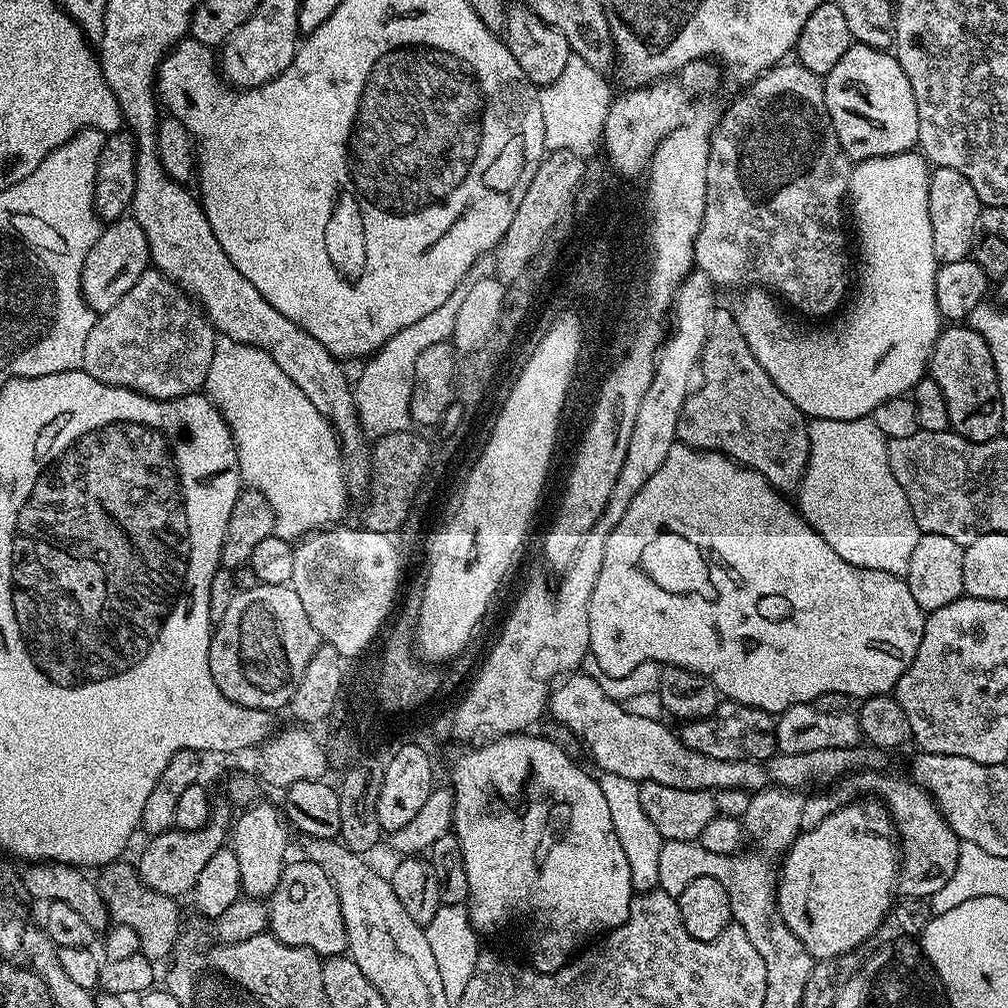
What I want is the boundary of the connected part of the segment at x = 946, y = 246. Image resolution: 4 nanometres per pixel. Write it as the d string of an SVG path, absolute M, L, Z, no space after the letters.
M949 168L931 169L928 177L928 205L930 206L930 234L934 234L934 258L940 264L962 262L972 255L972 243L978 226L982 201L966 174Z

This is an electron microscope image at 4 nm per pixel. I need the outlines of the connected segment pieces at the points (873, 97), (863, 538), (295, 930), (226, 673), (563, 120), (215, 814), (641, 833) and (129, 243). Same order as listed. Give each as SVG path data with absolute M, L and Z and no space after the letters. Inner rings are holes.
M856 42L823 77L824 101L828 117L832 120L834 134L840 148L849 161L859 162L875 156L893 156L899 152L911 152L918 144L918 106L914 102L914 90L910 90L910 78L902 70L891 51L871 48Z
M869 417L854 418L853 420L831 420L830 418L822 418L821 420L813 419L808 425L808 465L804 471L804 476L800 480L798 489L798 497L800 496L800 504L798 503L798 511L804 517L804 521L809 524L814 531L822 534L822 538L826 538L827 544L834 549L834 554L838 554L838 558L846 558L846 562L850 562L854 566L862 566L870 570L882 570L886 574L894 574L895 576L907 577L908 567L910 566L910 554L914 554L914 546L918 546L918 538L922 535L920 527L916 524L914 514L910 510L910 502L906 498L906 494L902 490L902 486L898 486L898 478L894 478L894 470L890 470L890 458L888 457L888 437L882 434L882 430L878 430L878 426Z
M306 858L285 863L278 886L267 897L268 928L284 944L314 950L322 958L341 955L348 947L342 906L326 870Z
M259 584L254 586L254 590L245 592L237 591L234 602L222 614L220 620L215 621L212 641L210 642L210 674L214 674L214 682L218 682L218 690L230 698L230 702L241 704L243 708L254 708L257 710L277 710L283 706L291 705L294 690L298 690L298 682L302 682L302 674L306 674L306 666L310 666L310 658L320 649L322 641L320 635L310 626L310 618L306 618L306 609L302 606L302 601L298 599L298 594L288 584Z
M574 54L569 58L566 70L562 70L554 82L540 88L545 149L585 154L601 143L608 108L614 99L614 91L604 81L604 76L601 69L590 66L586 58Z
M216 802L212 805L212 816L205 828L193 832L173 830L151 837L147 841L149 844L140 852L140 864L138 863L140 881L158 894L166 894L173 898L187 897L194 882L198 882L198 874L202 874L206 862L210 862L210 857L219 848L225 847L233 820L233 813L228 813L227 806Z
M604 772L599 777L602 795L610 805L610 818L614 821L614 834L618 834L618 842L622 842L622 851L626 853L626 862L630 862L630 878L632 887L637 893L651 892L658 885L658 854L662 850L665 839L658 834L654 822L646 818L646 810L642 810L640 784L630 778L622 778L622 774Z
M125 214L119 220L111 221L101 231L100 237L94 242L90 254L86 254L86 260L80 271L80 292L84 300L93 312L99 314L110 310L142 274L149 271L148 243L146 234L131 215Z

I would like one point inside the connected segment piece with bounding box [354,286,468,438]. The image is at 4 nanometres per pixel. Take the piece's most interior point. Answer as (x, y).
(383, 391)

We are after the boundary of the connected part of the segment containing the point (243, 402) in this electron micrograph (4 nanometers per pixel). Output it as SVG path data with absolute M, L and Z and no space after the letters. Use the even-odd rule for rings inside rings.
M239 344L239 346L216 345L214 358L210 358L210 370L206 374L203 391L208 399L215 404L216 409L220 411L220 415L228 424L229 430L232 431L232 443L236 446L236 466L240 470L241 481L247 487L258 490L266 498L266 502L270 502L272 513L276 519L275 536L289 542L296 542L299 541L300 537L307 536L310 532L343 521L340 519L343 518L344 511L348 508L348 488L344 485L344 463L346 463L346 460L342 455L342 445L337 437L336 429L320 413L318 406L314 406L314 402L310 402L310 398L306 398L306 394L302 394L302 390L298 390L298 386L294 386L294 382L290 382L290 378L286 374L282 374L282 369L278 367L278 362L274 362L274 358L262 358L260 348L255 348L249 344ZM254 349L256 349L256 354L252 356L250 352Z

